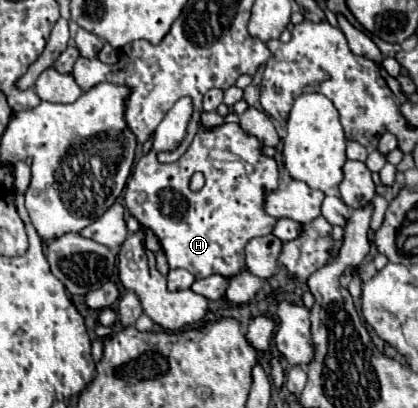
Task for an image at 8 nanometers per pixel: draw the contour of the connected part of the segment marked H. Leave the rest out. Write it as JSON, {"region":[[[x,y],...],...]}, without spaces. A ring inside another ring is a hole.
{"region":[[[222,124],[214,130],[206,130],[204,126],[194,136],[194,142],[190,144],[188,152],[172,164],[160,164],[156,160],[154,150],[140,158],[130,180],[126,182],[126,206],[130,214],[146,228],[150,228],[168,258],[170,268],[186,268],[196,278],[208,278],[212,274],[220,274],[224,278],[234,278],[234,274],[240,274],[246,268],[244,262],[244,248],[250,238],[270,234],[276,218],[268,216],[264,210],[264,196],[270,190],[278,188],[278,164],[274,158],[268,158],[262,154],[262,144],[246,134],[240,124]],[[194,172],[202,172],[206,178],[206,184],[202,190],[192,192],[190,190],[190,176]]]}

